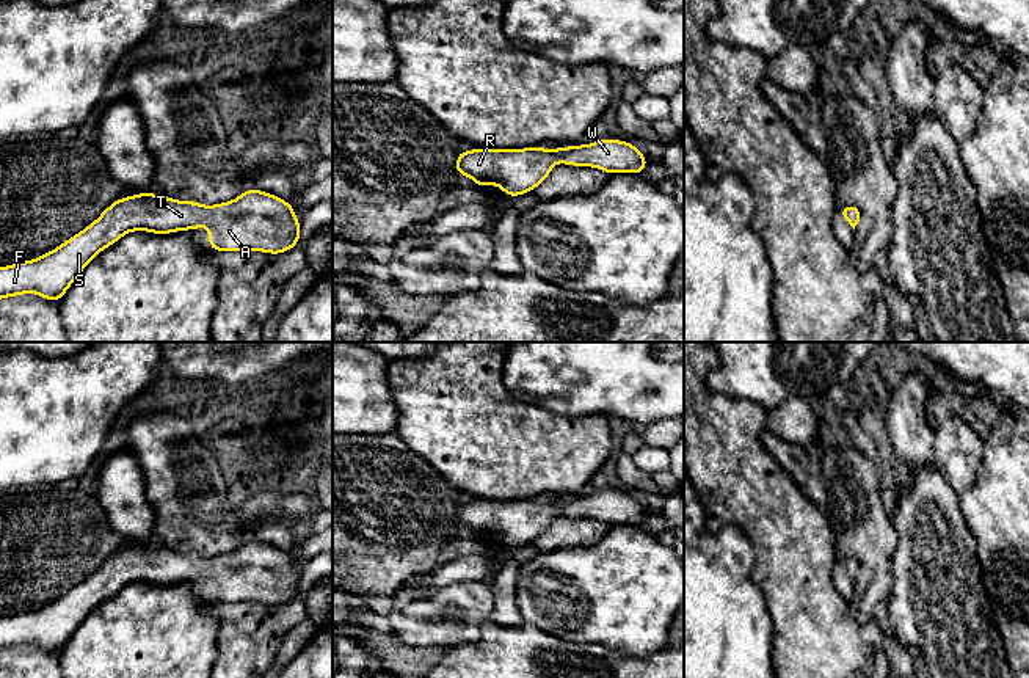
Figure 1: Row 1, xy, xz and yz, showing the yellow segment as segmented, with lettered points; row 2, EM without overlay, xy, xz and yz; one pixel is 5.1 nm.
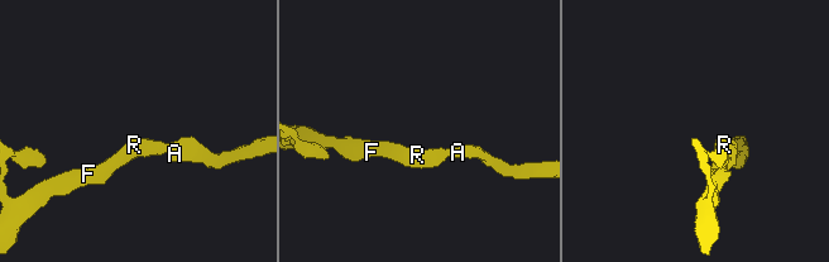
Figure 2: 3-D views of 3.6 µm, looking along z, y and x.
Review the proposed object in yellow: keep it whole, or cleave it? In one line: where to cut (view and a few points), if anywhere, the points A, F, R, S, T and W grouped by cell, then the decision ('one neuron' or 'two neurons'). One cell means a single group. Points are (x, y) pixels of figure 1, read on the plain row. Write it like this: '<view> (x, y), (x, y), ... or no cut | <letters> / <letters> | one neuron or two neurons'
no cut | A F R S T W | one neuron

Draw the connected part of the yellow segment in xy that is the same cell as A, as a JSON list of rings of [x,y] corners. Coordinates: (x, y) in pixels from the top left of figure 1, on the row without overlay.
[[[256,540],[245,541],[237,551],[202,557],[196,552],[176,552],[155,545],[135,545],[119,549],[108,557],[94,574],[58,600],[33,612],[0,618],[0,651],[22,645],[38,645],[49,653],[60,653],[74,631],[105,600],[116,595],[130,582],[147,582],[152,585],[171,585],[177,582],[195,582],[202,576],[209,579],[209,596],[213,603],[264,603],[281,606],[300,595],[301,573],[295,570],[295,560],[271,545]]]

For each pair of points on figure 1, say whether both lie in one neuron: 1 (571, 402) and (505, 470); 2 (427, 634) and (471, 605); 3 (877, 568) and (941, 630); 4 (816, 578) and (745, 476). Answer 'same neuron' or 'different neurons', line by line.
1: different neurons
2: same neuron
3: different neurons
4: same neuron

